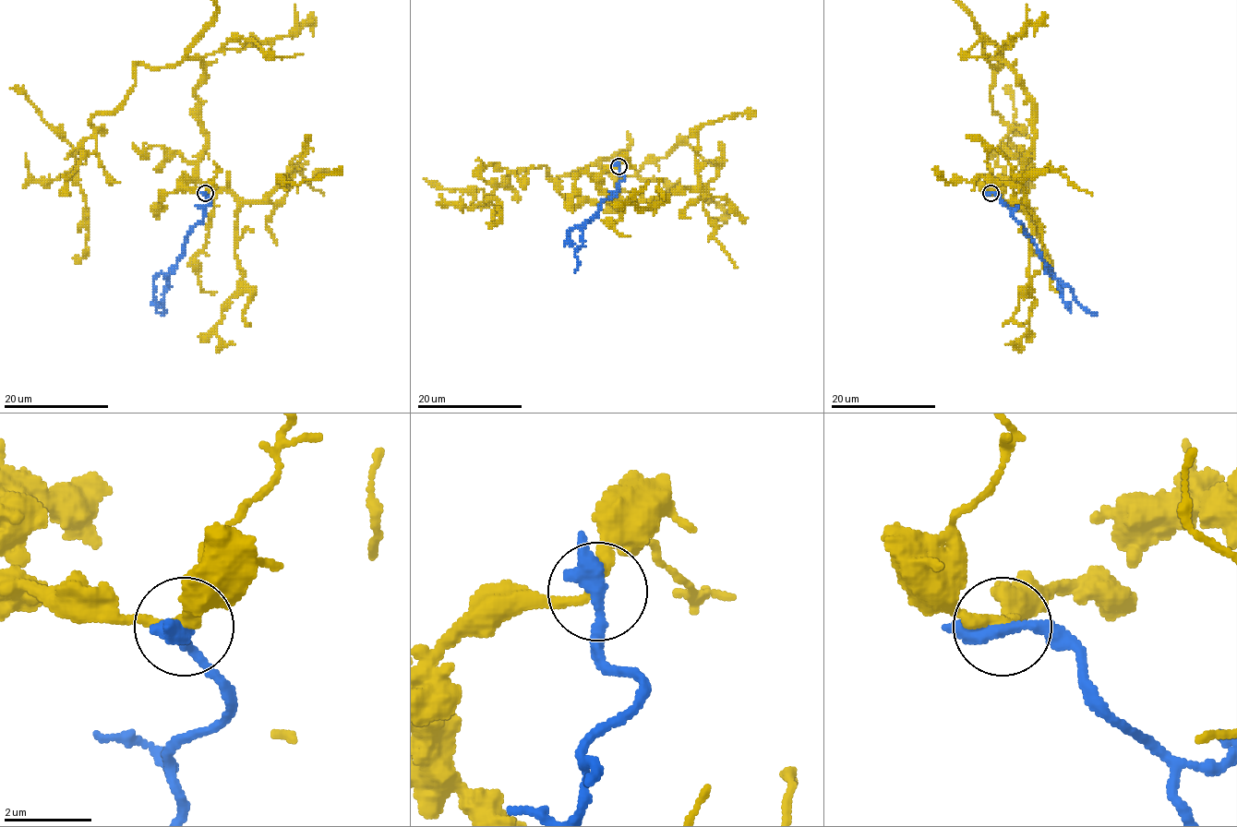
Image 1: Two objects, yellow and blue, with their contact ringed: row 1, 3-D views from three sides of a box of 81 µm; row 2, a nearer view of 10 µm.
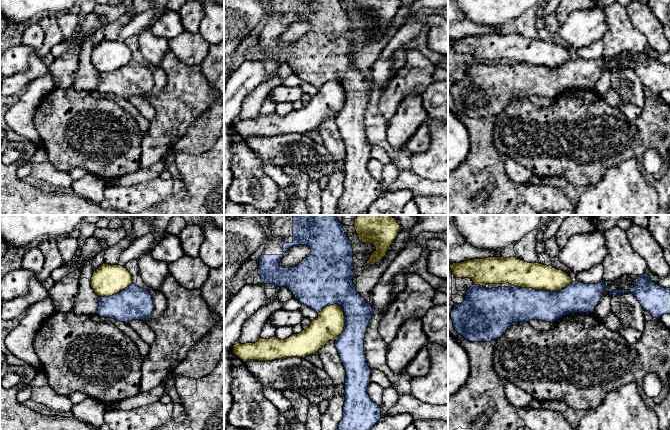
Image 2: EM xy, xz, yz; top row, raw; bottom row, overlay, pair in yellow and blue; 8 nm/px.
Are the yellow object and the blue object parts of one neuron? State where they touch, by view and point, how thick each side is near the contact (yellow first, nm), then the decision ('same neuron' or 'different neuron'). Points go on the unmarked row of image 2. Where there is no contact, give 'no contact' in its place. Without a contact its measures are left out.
yz (544, 65) | 220/280 nm | different neuron

